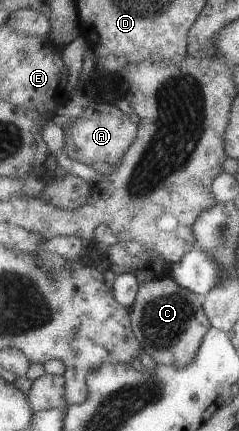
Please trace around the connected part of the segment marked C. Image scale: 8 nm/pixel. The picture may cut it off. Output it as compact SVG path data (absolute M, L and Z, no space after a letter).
M168 276L140 284L136 301L130 308L132 327L143 348L156 349L148 353L157 364L176 365L180 369L196 359L204 337L212 329L204 302L203 295L178 285Z

